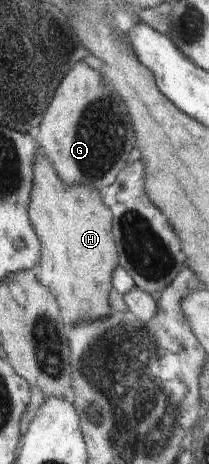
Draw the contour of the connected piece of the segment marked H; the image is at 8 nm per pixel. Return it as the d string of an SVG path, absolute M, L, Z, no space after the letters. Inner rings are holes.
M46 156L37 158L34 165L32 192L29 219L41 244L41 257L34 270L37 281L56 294L64 322L68 318L96 320L108 316L112 313L108 295L119 256L112 234L113 216L100 200L100 192L90 185L63 183ZM74 306L82 310L80 316L76 316L78 310Z

